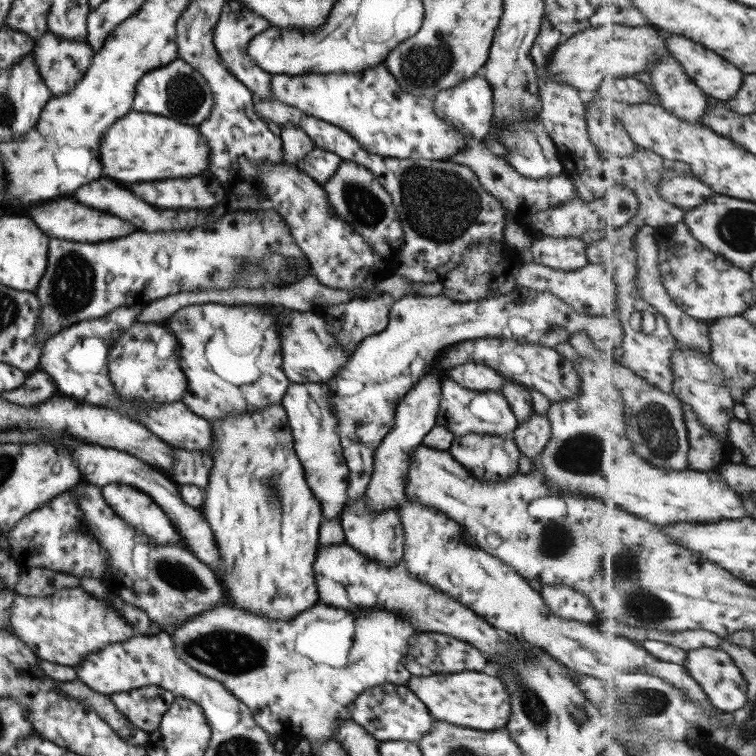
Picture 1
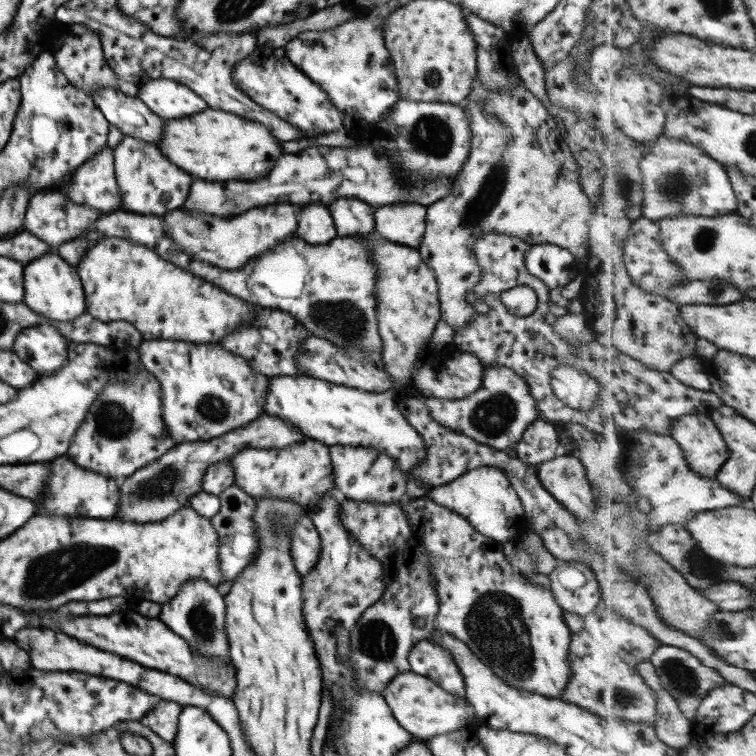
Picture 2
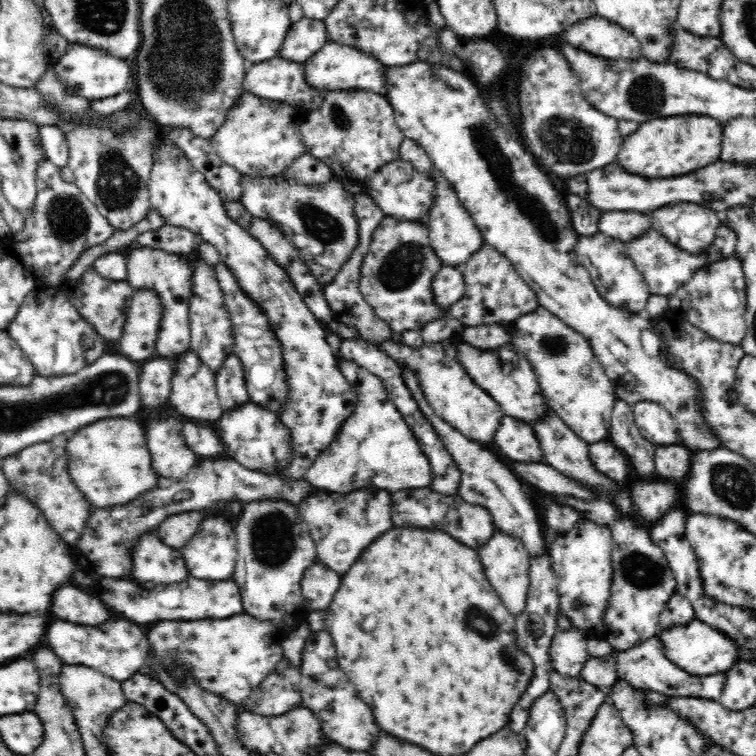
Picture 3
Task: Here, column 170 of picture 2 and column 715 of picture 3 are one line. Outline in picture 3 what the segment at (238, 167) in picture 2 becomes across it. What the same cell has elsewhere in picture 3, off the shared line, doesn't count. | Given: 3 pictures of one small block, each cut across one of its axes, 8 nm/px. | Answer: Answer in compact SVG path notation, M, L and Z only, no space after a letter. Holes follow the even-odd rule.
M681 115L650 120L640 124L632 136L622 142L618 164L632 174L646 178L670 178L700 170L720 158L723 124L703 115Z

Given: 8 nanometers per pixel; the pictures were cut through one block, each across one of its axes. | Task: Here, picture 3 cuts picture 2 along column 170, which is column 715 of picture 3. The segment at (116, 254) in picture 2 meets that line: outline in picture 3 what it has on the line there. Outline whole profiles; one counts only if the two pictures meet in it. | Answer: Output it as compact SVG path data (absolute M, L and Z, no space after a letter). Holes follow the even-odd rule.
M736 254L696 270L694 276L668 299L672 313L680 313L690 324L694 324L717 341L740 345L744 340L747 330L745 325L747 294L742 263Z

